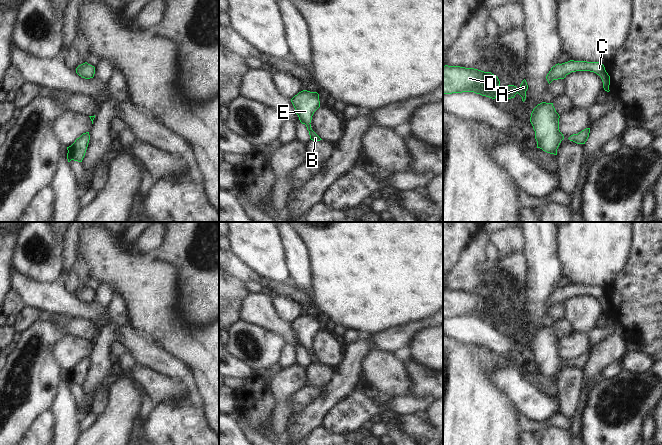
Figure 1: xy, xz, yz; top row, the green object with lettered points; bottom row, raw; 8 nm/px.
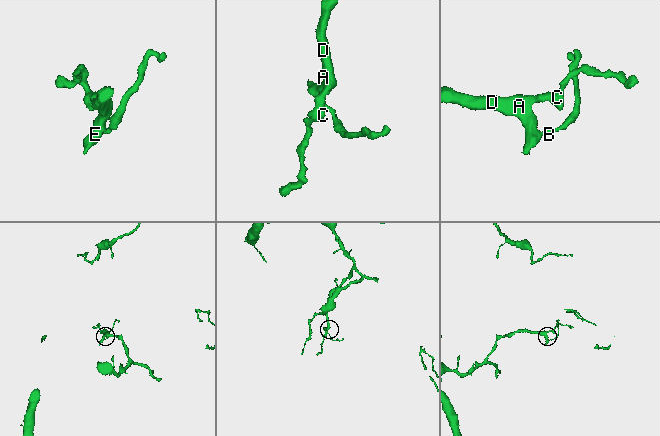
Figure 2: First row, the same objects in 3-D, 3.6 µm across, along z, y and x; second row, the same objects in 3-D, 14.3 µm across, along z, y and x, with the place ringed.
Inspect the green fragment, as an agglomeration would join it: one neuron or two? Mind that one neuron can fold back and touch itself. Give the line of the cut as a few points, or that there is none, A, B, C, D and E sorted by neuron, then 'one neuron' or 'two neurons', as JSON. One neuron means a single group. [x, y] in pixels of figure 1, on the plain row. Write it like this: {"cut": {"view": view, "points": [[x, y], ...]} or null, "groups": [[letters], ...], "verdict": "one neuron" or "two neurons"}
{"cut": null, "groups": [["A", "B", "C", "D", "E"]], "verdict": "one neuron"}

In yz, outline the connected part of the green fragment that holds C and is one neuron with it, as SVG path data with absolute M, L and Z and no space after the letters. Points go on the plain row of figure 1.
M570 284L562 288L558 287L551 292L546 303L550 308L553 304L564 303L568 298L576 295L590 295L596 297L602 303L604 314L607 316L610 315L610 300L606 296L604 289L599 286Z

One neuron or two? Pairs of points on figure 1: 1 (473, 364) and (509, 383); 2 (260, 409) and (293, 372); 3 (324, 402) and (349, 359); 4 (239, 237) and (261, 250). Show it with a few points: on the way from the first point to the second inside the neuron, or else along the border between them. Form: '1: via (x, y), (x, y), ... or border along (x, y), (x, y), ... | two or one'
1: border along (511, 366), (490, 373), (504, 391) | two
2: border along (270, 379), (270, 390), (274, 399), (271, 417) | two
3: via (334, 391), (347, 376), (347, 370) | one
4: via (244, 237), (248, 237), (256, 245) | one

